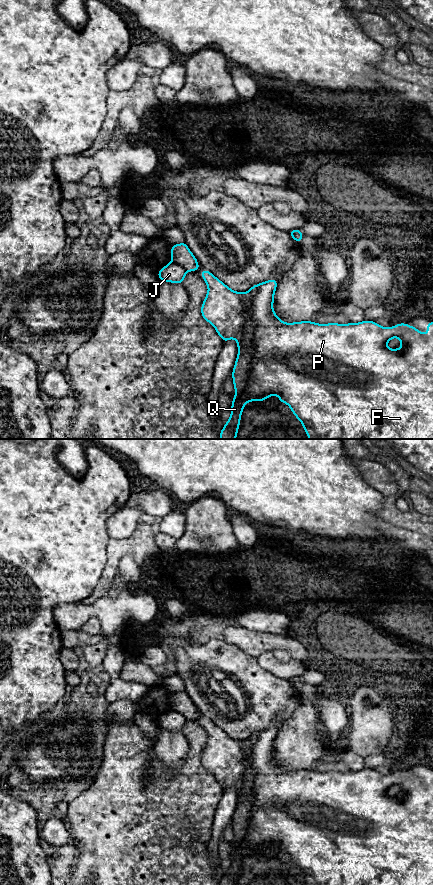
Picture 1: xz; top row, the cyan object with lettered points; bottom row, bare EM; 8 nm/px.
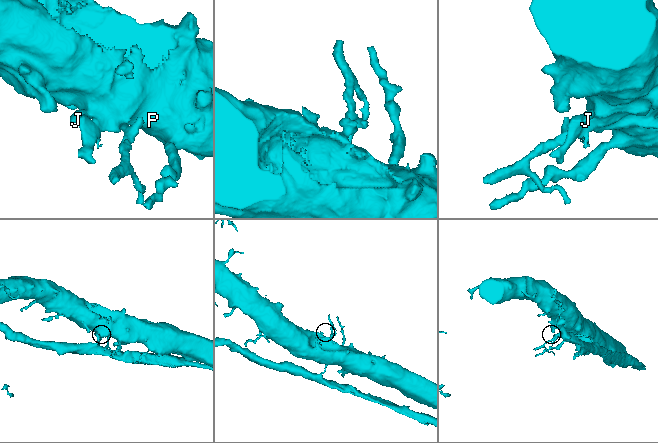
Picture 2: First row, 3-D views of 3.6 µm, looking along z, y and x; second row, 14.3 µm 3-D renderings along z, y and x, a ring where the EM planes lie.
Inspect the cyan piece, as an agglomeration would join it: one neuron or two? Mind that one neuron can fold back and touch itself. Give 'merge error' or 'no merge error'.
merge error

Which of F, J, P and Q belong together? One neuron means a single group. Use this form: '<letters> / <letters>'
F J P / Q

